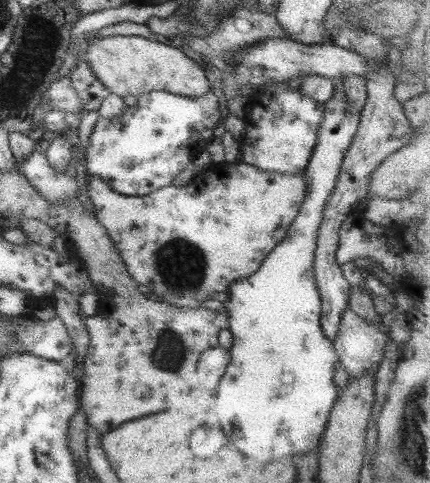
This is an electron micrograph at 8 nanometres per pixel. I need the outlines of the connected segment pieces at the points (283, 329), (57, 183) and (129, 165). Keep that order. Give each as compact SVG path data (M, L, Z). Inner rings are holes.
M331 80L332 97L323 103L323 114L318 124L316 141L309 155L307 167L301 173L305 179L305 198L298 208L295 218L288 226L285 236L261 261L257 270L248 277L234 280L227 288L227 300L223 303L227 314L227 326L231 333L229 360L219 378L215 412L219 416L221 430L235 448L257 462L267 462L271 458L283 460L308 450L320 447L320 436L328 416L336 401L337 387L333 383L333 372L338 362L332 342L325 336L320 325L320 296L316 289L313 274L314 250L318 226L323 218L323 209L334 189L339 175L339 167L346 150L357 133L360 113L347 112L347 100L343 92L342 80Z
M40 149L34 150L21 162L15 162L13 168L48 204L62 202L78 192L76 179L73 176L53 171Z
M153 90L137 97L136 105L132 108L126 107L121 97L116 96L115 94L109 94L103 102L101 102L100 108L98 109L98 119L91 131L88 142L89 146L86 146L85 149L81 150L85 160L86 174L99 178L101 182L107 183L111 190L114 190L118 195L123 196L143 196L161 188L162 186L170 185L171 181L186 167L186 164L189 164L198 152L205 150L207 144L211 142L221 129L222 125L218 122L218 108L219 104L217 98L215 98L211 91L205 92L205 94L201 95L200 98L193 99L170 94L164 92L164 90Z

